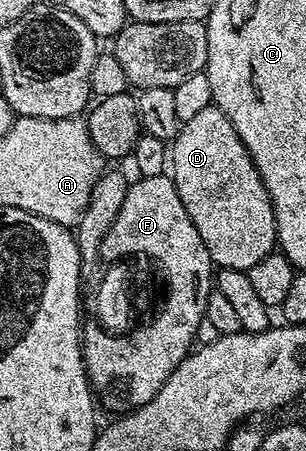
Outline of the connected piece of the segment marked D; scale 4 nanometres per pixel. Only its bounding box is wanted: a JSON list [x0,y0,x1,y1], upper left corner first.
[170,105,277,271]

